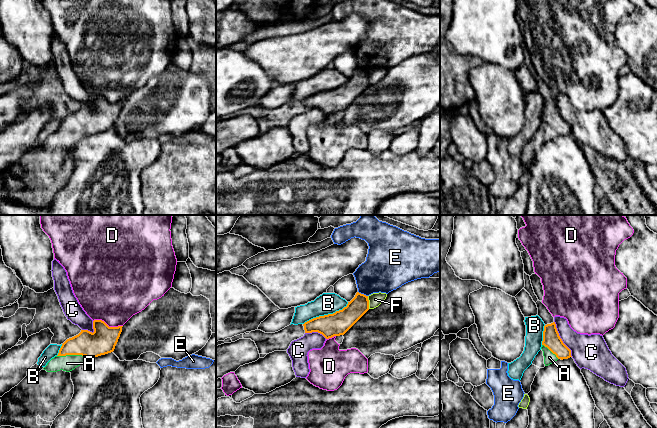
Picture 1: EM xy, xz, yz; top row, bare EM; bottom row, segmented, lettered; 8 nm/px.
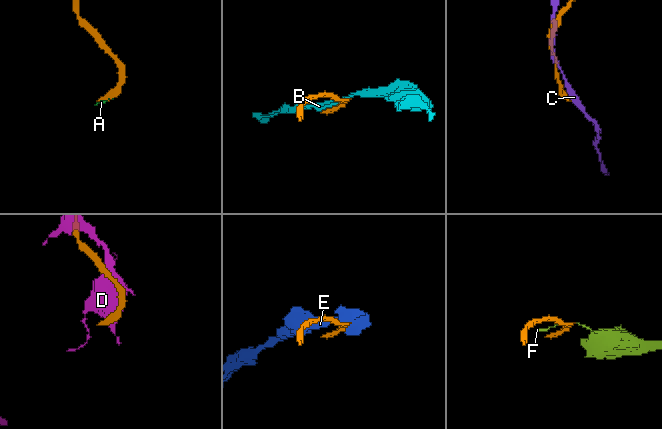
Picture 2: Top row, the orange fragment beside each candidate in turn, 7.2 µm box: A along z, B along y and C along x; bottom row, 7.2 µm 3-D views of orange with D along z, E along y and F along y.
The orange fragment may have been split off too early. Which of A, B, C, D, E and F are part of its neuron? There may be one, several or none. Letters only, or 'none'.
A

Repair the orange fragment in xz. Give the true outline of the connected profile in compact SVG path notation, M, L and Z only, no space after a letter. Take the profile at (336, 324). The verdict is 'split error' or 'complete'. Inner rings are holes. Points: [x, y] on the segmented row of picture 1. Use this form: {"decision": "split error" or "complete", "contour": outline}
{"decision": "complete", "contour": "M357 292L342 310L305 322L305 333L318 332L326 339L344 335L368 310L368 296Z"}

